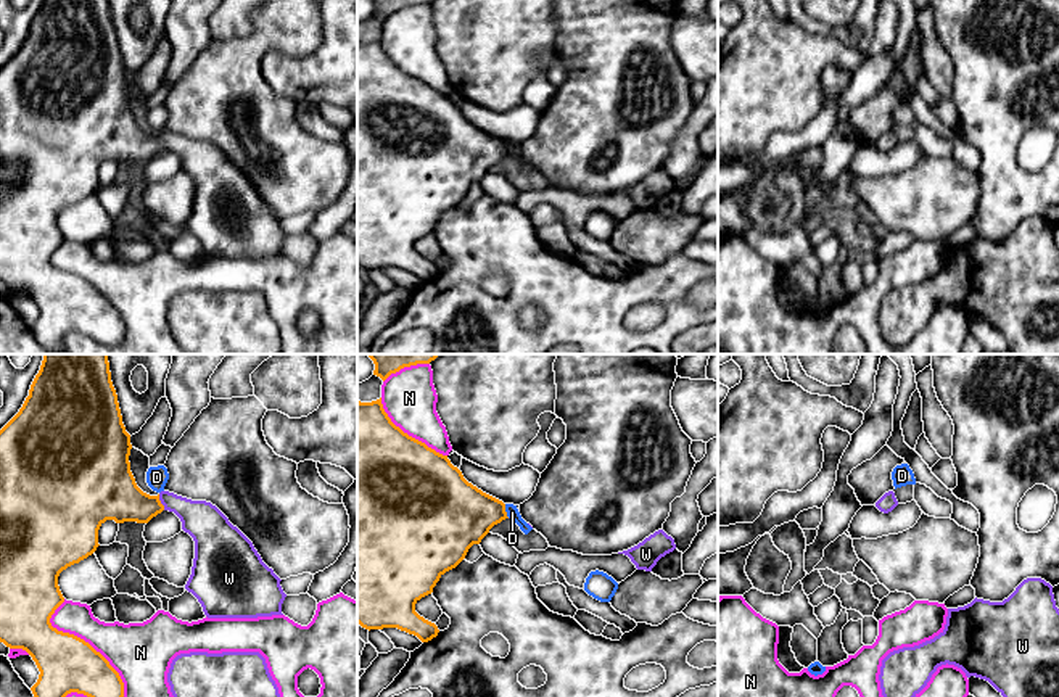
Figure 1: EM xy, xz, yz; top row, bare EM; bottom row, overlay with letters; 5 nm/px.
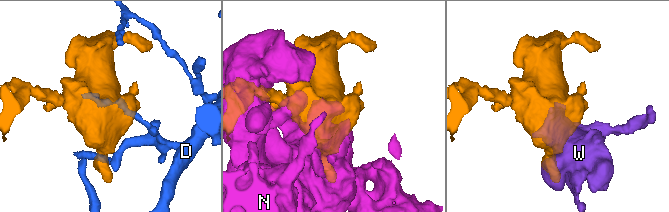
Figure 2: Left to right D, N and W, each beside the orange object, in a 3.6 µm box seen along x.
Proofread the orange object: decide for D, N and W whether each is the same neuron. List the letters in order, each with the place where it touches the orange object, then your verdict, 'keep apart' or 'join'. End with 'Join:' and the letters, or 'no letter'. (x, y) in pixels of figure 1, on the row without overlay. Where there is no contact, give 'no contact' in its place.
D: xz (504, 150) | keep apart
N: xy (87, 282) | keep apart
W: xy (160, 142) | join
Join: W

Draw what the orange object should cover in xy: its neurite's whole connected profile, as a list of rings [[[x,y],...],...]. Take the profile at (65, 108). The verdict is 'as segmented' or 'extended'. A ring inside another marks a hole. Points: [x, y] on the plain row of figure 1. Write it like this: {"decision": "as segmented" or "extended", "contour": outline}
{"decision": "extended", "contour": [[[42,0],[23,47],[0,69],[0,282],[32,296],[40,314],[31,330],[50,354],[66,354],[63,341],[71,332],[103,344],[116,344],[124,336],[124,322],[109,301],[84,278],[58,270],[50,262],[64,241],[58,225],[60,212],[97,190],[98,169],[106,159],[148,163],[163,150],[174,151],[182,169],[195,180],[193,206],[185,229],[198,238],[208,258],[283,254],[286,233],[280,225],[282,219],[262,201],[253,182],[211,142],[192,140],[169,130],[158,135],[143,132],[130,111],[130,89],[130,74],[122,63],[108,0]]]}

